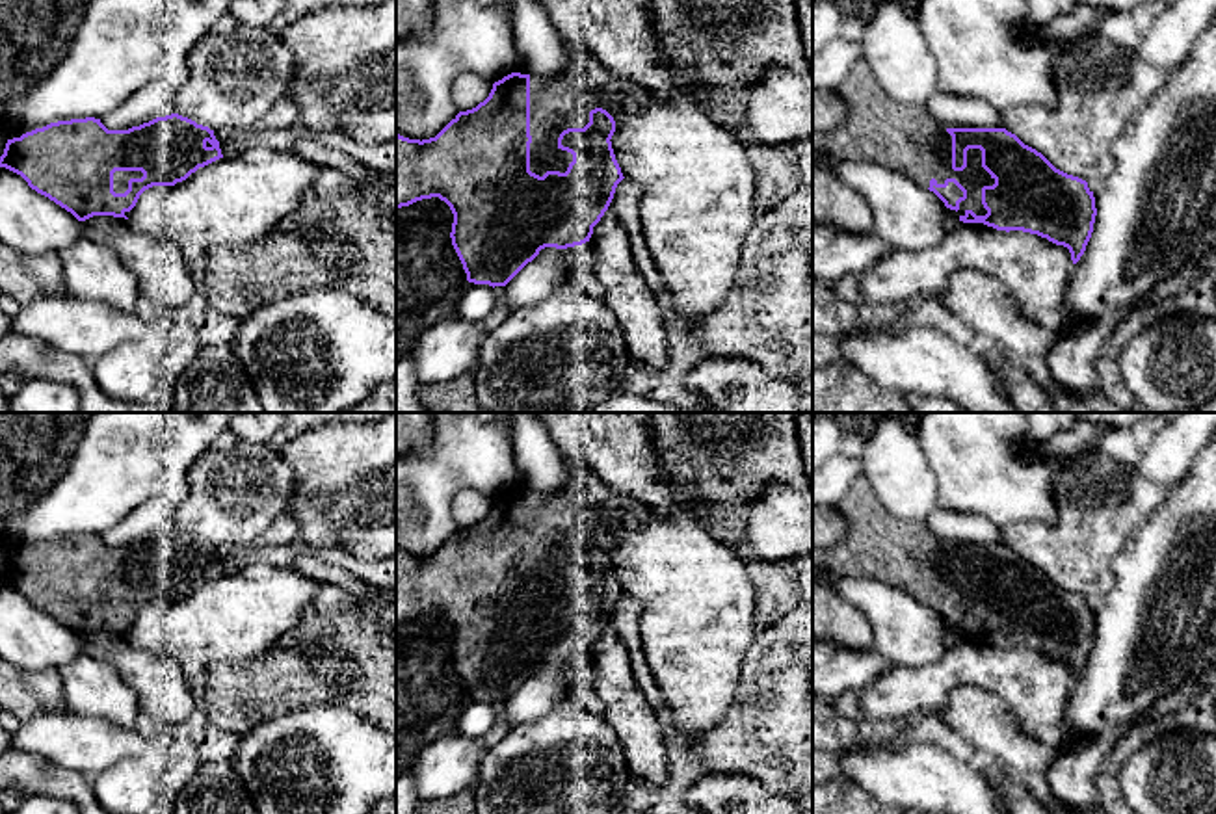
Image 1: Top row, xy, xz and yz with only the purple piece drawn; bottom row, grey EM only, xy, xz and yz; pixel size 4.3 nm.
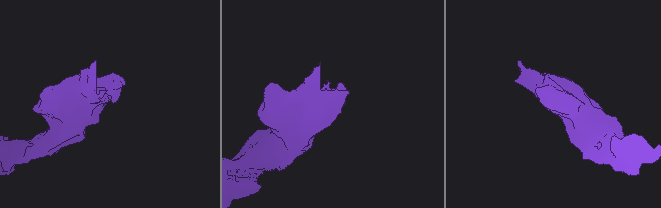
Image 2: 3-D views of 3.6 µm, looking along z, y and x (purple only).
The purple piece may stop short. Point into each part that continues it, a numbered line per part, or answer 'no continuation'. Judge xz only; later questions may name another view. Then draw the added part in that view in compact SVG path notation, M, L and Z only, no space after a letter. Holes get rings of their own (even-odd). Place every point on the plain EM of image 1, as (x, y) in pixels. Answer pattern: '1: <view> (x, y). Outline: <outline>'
1: xz (564, 519). Outline: M563 461L567 481L554 496L530 492L530 587L543 593L547 587L565 589L573 571L558 563L558 554L567 545L584 545L589 528L606 515L628 513L647 517L653 509L612 491L593 468Z

